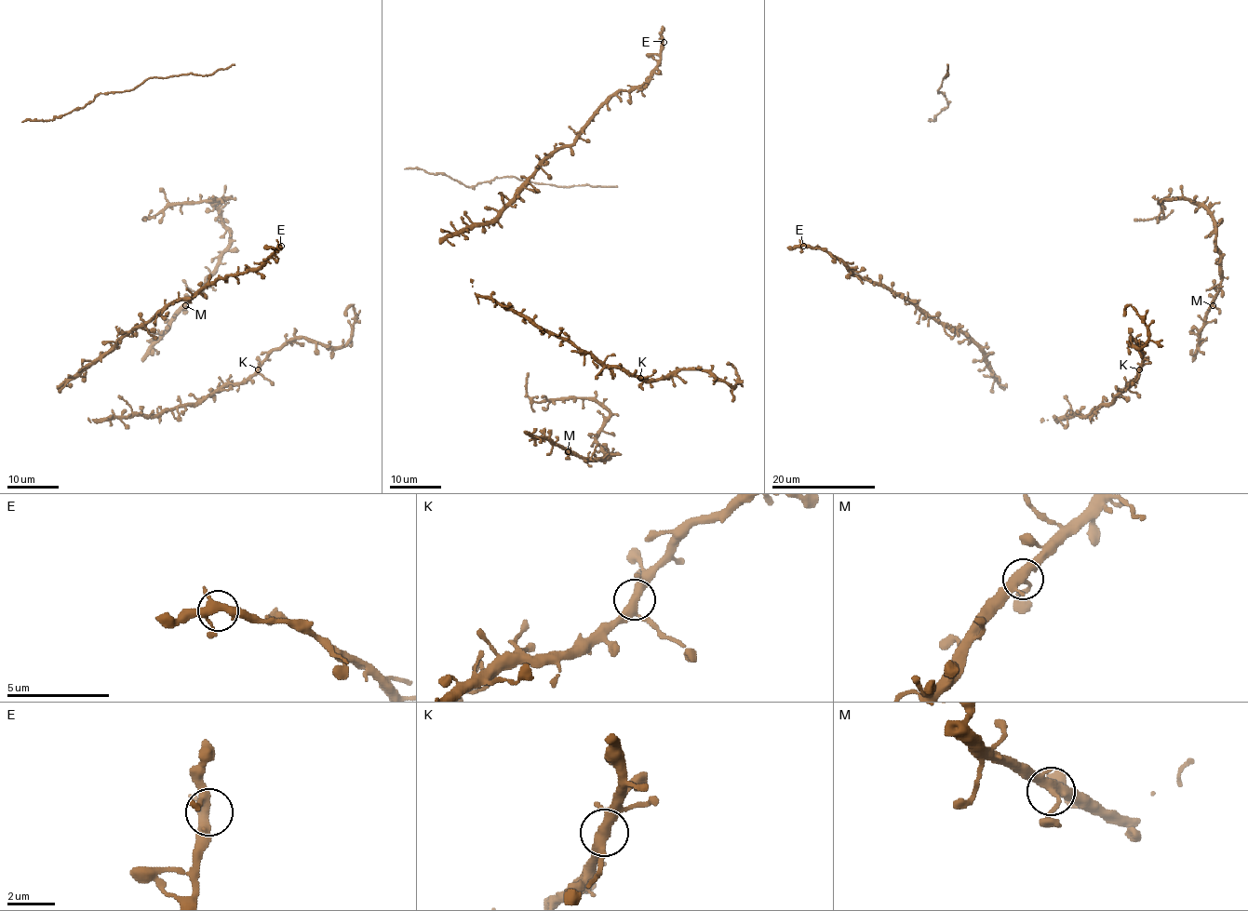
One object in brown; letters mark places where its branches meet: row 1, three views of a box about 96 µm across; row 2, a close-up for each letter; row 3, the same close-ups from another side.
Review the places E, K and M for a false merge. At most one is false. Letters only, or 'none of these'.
none of these

